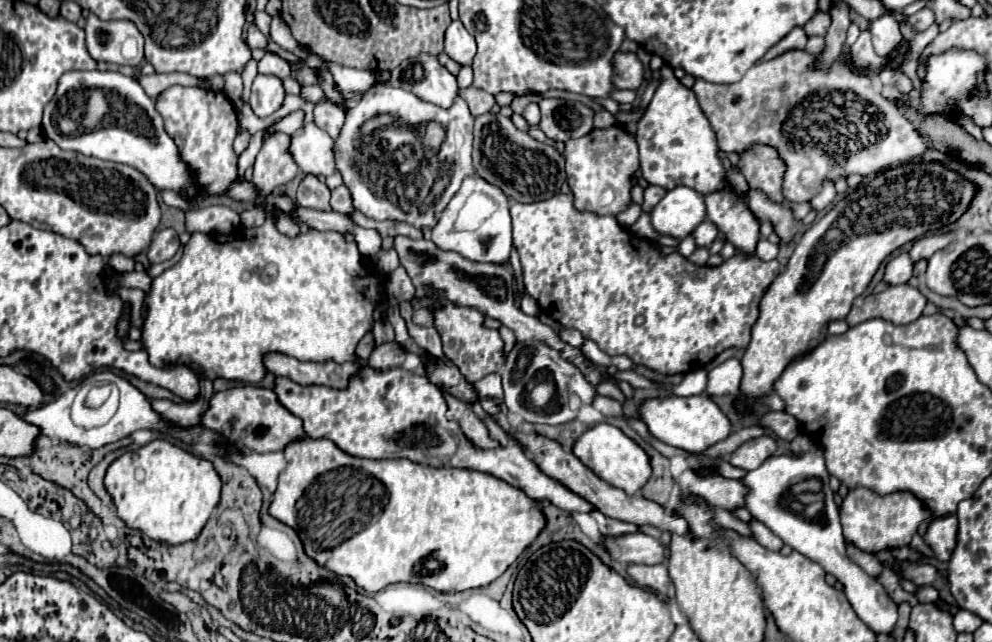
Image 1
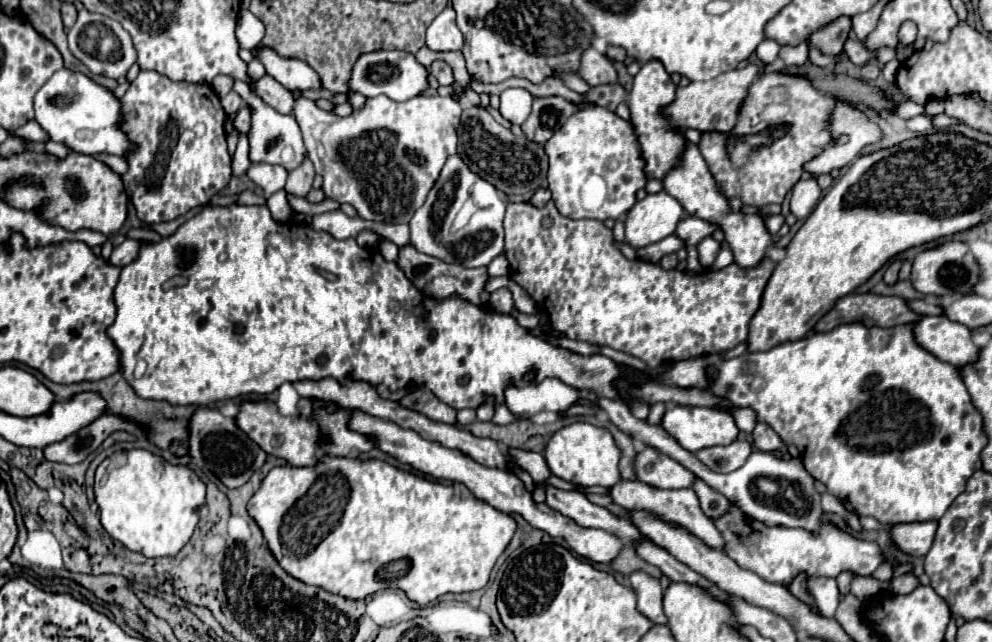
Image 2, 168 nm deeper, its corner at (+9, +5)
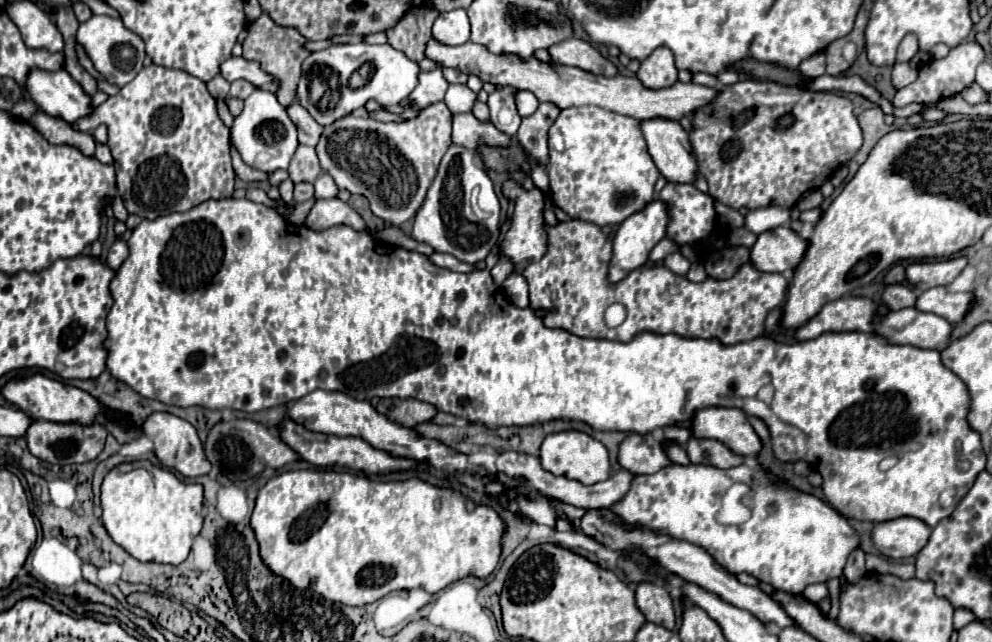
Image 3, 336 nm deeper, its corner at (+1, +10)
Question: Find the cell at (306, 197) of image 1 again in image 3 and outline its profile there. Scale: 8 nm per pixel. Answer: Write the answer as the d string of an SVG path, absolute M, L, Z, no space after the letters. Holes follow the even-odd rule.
M300 145L290 167L288 167L288 173L290 173L290 179L294 183L314 183L316 177L320 175L320 163L318 163L318 157L316 157L316 151L314 147L306 147L306 145Z

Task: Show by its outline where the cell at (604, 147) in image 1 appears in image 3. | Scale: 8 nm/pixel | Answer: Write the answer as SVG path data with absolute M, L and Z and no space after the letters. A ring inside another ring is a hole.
M570 107L562 109L556 123L550 127L550 161L548 179L554 195L554 203L572 219L584 219L604 225L622 223L628 215L644 209L654 199L654 185L660 177L658 167L648 155L646 141L640 129L640 121L628 115L618 115L602 107Z

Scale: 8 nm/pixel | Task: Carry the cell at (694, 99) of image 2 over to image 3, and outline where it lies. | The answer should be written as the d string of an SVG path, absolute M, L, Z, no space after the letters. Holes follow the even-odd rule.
M430 39L426 47L426 57L432 59L436 65L454 67L466 75L478 75L484 83L494 83L500 87L510 85L516 89L530 89L538 97L538 101L550 101L560 109L598 105L602 109L628 115L640 121L654 119L654 117L680 121L682 117L696 113L700 107L712 103L718 97L718 89L696 85L692 81L690 83L676 81L672 87L666 87L666 89L646 89L636 77L616 75L608 79L604 75L594 75L578 67L550 65L538 59L530 59L528 63L520 63L520 59L500 59L500 55L492 55L486 47L480 47L478 43L472 43L472 41L458 45L458 47L448 47L448 45L436 43L436 39Z

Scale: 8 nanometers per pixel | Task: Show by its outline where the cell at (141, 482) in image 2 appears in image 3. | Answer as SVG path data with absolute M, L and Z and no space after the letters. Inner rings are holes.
M148 461L112 467L104 477L100 501L108 535L138 561L180 565L188 557L204 521L204 487L200 483L182 483L168 469Z

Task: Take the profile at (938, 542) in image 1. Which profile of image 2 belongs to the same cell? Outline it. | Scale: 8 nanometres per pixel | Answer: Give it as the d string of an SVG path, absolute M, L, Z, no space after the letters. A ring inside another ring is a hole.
M936 522L896 524L890 528L890 540L898 550L908 556L926 556L934 540L936 526Z

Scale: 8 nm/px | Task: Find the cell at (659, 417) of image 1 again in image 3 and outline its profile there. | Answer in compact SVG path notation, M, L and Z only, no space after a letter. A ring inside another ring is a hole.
M706 407L692 417L692 435L698 439L716 439L738 455L756 455L762 449L748 417L740 409Z

